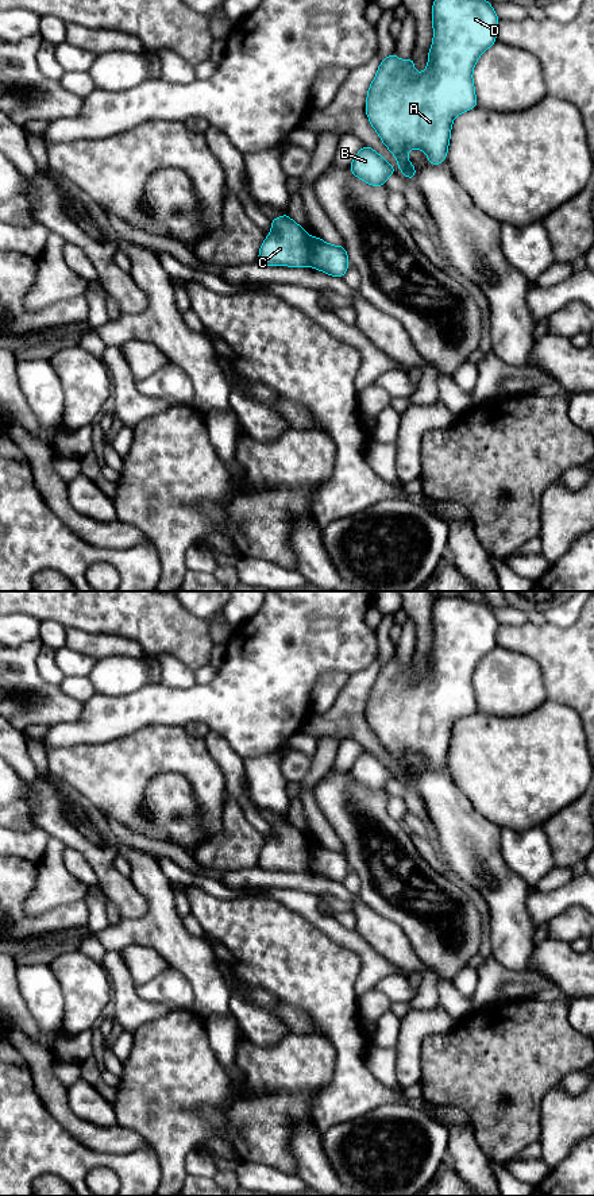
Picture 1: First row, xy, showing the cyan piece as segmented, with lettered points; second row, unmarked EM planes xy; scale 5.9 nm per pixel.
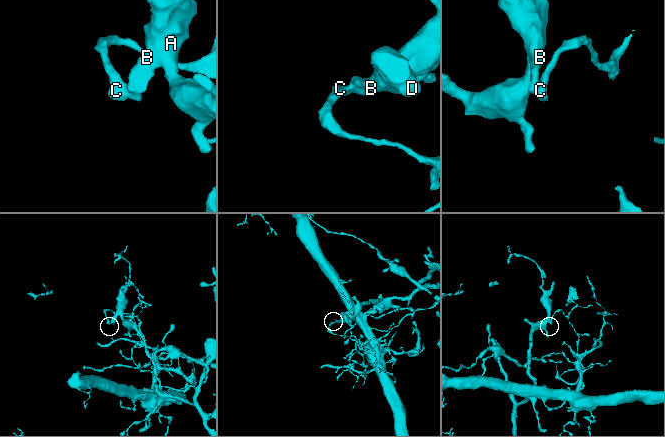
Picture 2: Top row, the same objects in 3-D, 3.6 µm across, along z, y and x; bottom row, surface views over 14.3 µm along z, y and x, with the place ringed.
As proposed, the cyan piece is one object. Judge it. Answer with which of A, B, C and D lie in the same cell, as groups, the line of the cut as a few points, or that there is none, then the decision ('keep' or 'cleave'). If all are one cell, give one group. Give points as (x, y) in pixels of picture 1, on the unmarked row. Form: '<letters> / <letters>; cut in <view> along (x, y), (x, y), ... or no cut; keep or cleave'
A B D / C; cut in xy along (311, 843), (309, 870); cleave

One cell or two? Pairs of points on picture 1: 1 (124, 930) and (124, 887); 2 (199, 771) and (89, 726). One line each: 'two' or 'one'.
1: two
2: two

